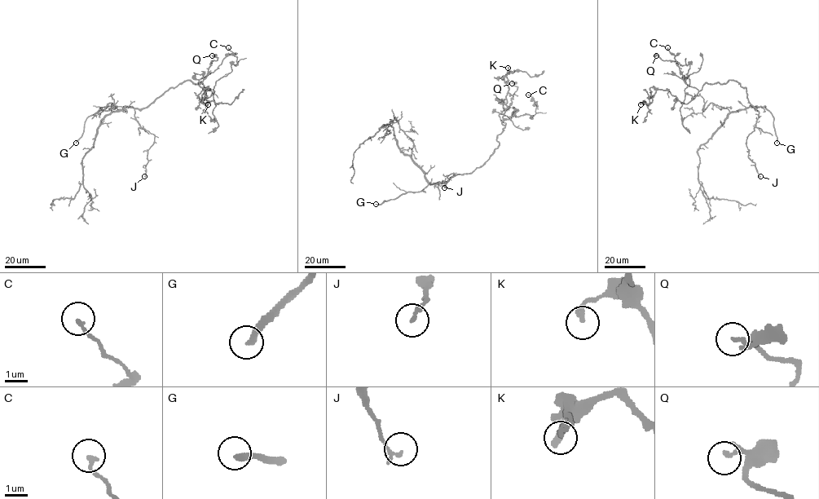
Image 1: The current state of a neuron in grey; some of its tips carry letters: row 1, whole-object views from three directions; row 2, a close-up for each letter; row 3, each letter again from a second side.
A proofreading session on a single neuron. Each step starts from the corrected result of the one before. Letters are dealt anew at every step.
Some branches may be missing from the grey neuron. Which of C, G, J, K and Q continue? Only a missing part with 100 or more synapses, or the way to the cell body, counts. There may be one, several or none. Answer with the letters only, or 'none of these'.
G

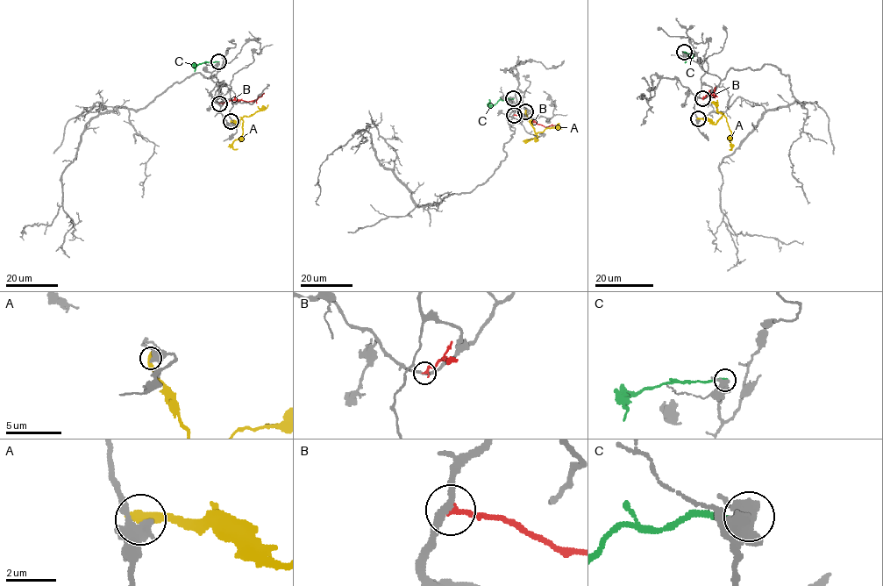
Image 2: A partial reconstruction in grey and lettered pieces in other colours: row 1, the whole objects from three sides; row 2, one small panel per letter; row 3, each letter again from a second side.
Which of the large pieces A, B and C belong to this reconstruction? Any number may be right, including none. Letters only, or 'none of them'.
none of them

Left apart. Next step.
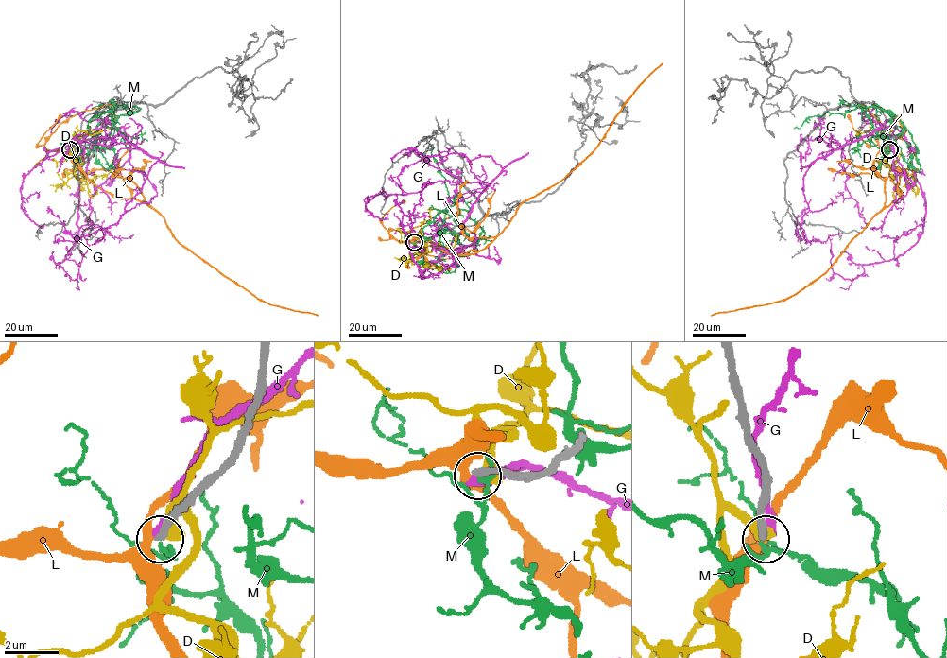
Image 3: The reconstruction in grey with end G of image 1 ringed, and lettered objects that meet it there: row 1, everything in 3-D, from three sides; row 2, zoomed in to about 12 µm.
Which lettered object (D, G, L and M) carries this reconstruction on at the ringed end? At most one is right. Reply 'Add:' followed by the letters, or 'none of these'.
Add: none of these

